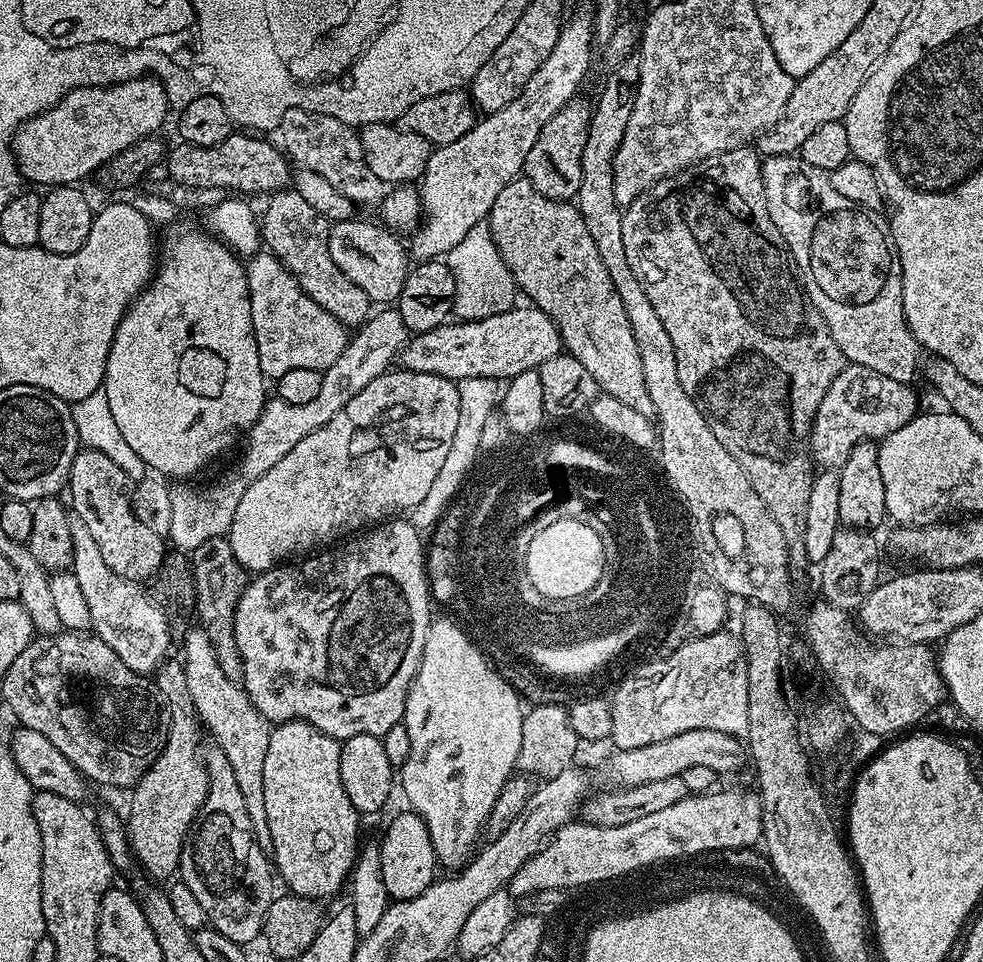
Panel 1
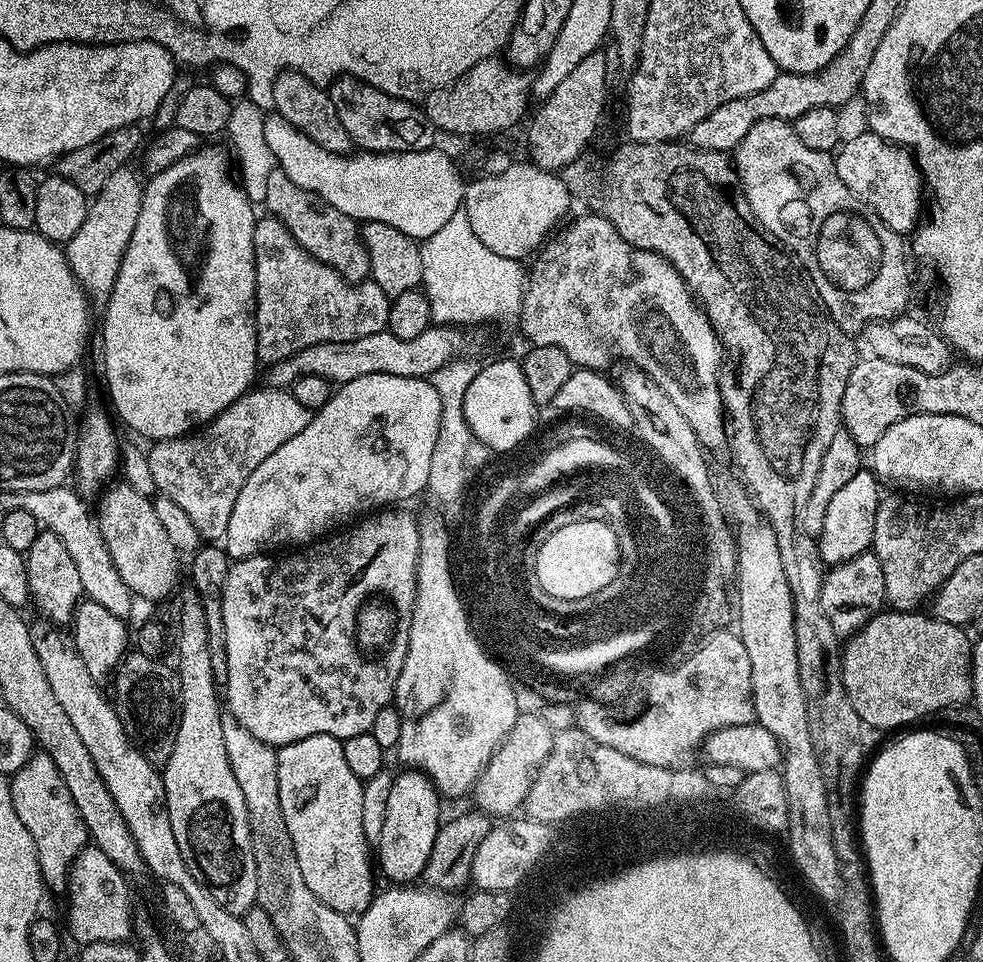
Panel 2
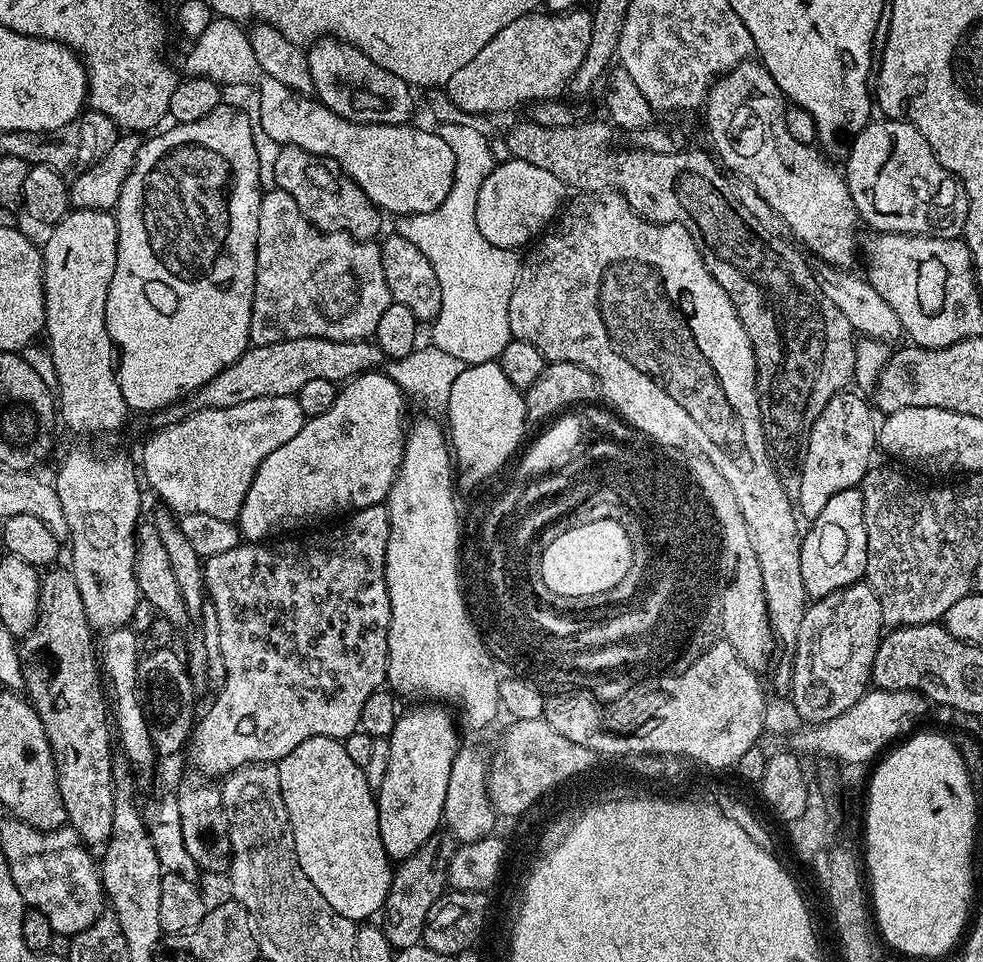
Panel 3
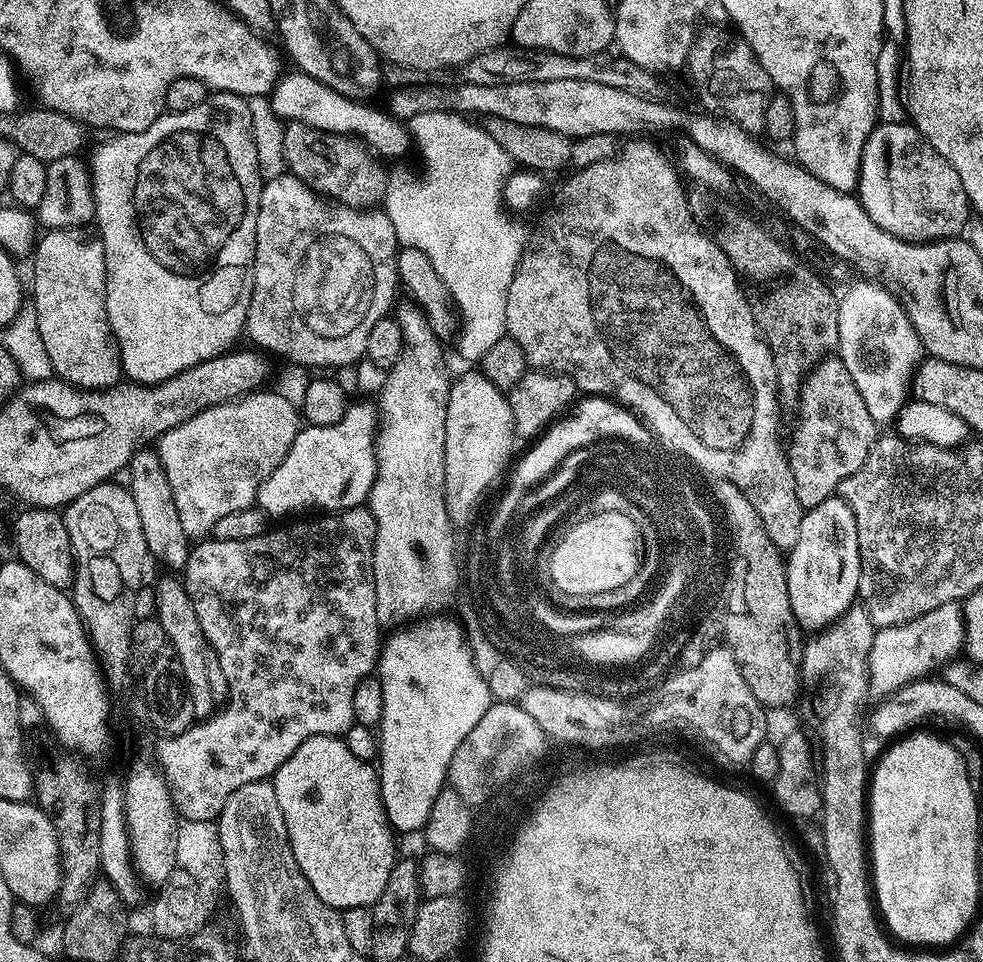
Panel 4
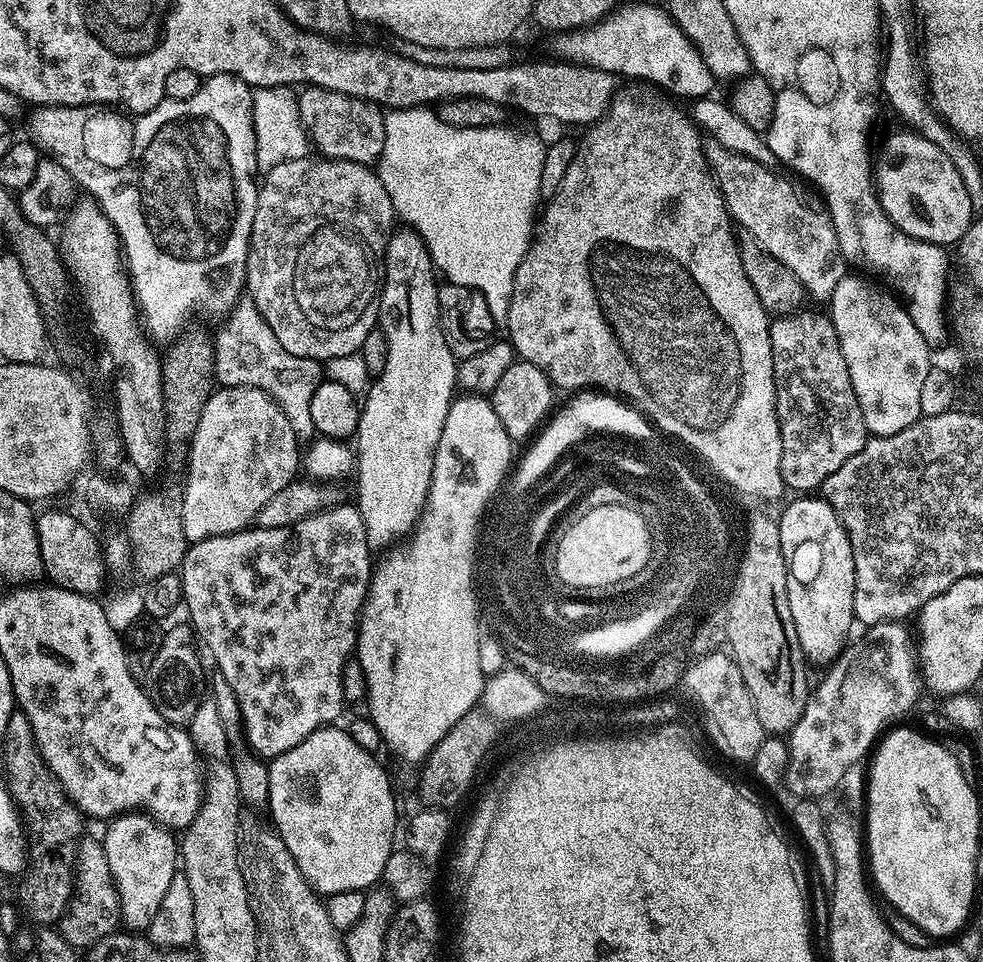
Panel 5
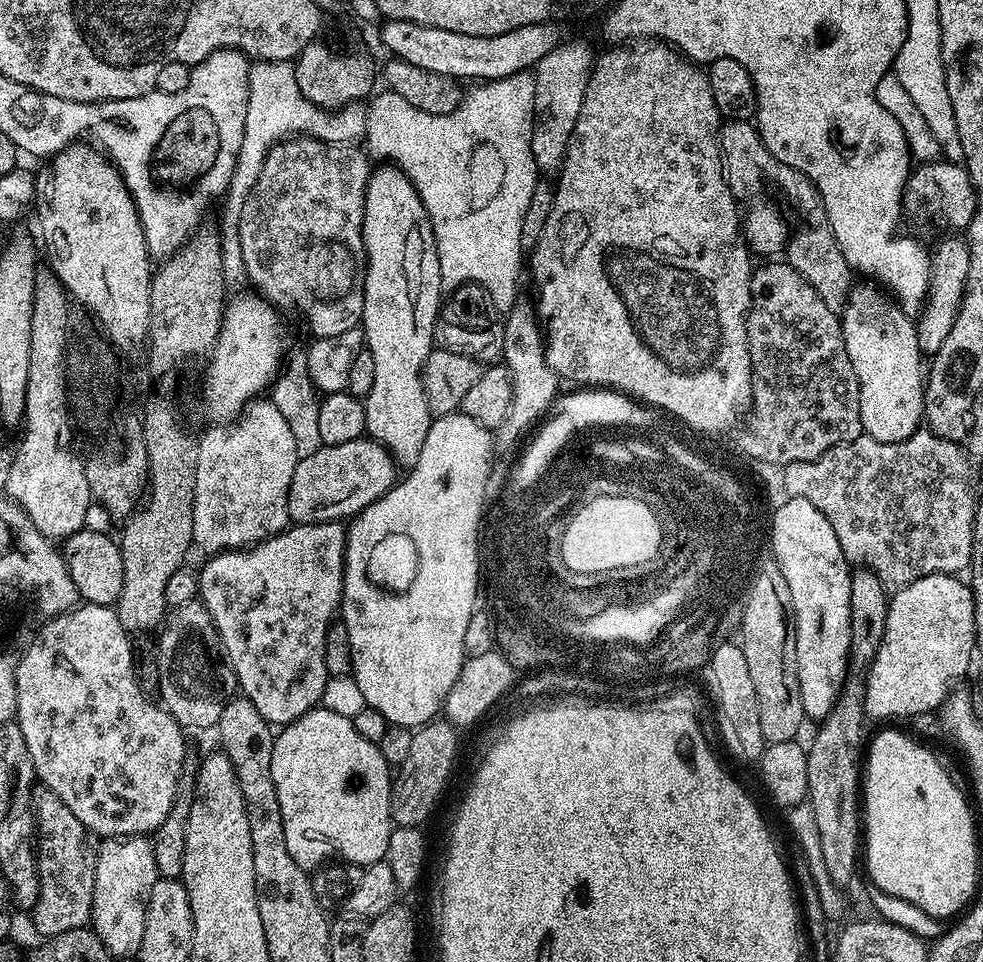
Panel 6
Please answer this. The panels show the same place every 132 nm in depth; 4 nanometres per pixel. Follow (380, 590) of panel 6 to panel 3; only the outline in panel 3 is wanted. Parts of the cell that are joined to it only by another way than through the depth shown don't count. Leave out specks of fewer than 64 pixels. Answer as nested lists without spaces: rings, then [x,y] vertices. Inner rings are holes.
[[[497,361],[470,364],[462,369],[454,386],[450,386],[446,428],[450,433],[451,451],[460,456],[454,462],[455,467],[461,468],[466,478],[471,480],[483,472],[492,472],[508,452],[516,452],[521,447],[520,439],[528,420],[524,397],[525,393],[502,374],[502,366]],[[420,702],[417,708],[405,711],[398,718],[391,736],[390,762],[386,769],[385,780],[378,789],[376,809],[378,810],[378,830],[382,838],[382,846],[389,860],[399,862],[410,858],[418,846],[433,836],[441,827],[444,819],[444,803],[446,802],[446,785],[450,782],[451,764],[458,751],[456,744],[456,728],[452,725],[452,716],[447,707],[436,702]]]

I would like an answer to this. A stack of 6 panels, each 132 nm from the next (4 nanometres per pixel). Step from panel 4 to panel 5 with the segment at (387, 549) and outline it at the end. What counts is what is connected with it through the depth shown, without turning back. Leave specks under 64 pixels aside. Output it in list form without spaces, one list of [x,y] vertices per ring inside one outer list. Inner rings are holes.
[[[404,226],[401,229],[401,232],[396,230],[389,235],[384,251],[378,331],[384,335],[386,342],[386,370],[382,370],[382,374],[371,381],[363,397],[360,421],[354,437],[354,472],[357,475],[354,504],[360,509],[362,522],[366,526],[368,546],[373,550],[387,549],[393,541],[415,527],[428,497],[438,438],[442,438],[442,426],[446,422],[448,407],[452,405],[457,391],[458,361],[440,325],[436,293],[438,273],[421,236],[413,232],[411,227]]]

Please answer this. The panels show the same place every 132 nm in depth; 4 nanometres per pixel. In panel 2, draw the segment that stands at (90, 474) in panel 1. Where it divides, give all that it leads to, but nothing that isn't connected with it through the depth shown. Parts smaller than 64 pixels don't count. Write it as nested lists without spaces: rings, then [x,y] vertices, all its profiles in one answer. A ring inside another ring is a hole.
[[[128,483],[115,484],[103,489],[99,497],[100,509],[97,507],[94,512],[102,538],[108,544],[110,558],[114,558],[114,566],[133,597],[163,602],[175,593],[172,591],[180,580],[181,557],[166,535],[158,514],[154,514],[153,501],[138,494]]]

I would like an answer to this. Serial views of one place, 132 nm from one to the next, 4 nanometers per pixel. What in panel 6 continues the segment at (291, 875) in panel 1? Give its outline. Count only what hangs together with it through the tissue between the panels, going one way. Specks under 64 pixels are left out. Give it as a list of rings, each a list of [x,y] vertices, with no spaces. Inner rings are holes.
[[[317,706],[302,714],[294,722],[283,725],[275,733],[273,742],[273,758],[270,763],[270,774],[274,778],[274,790],[278,790],[278,806],[282,810],[282,830],[286,830],[286,850],[290,850],[290,858],[298,862],[298,866],[305,870],[315,870],[327,865],[337,852],[339,859],[346,864],[359,864],[367,866],[376,864],[379,860],[385,859],[388,855],[388,843],[390,834],[394,827],[392,822],[392,785],[394,783],[393,769],[388,769],[388,760],[383,756],[381,745],[370,742],[354,730],[354,722],[351,716],[334,714],[334,710],[326,710],[322,706]]]

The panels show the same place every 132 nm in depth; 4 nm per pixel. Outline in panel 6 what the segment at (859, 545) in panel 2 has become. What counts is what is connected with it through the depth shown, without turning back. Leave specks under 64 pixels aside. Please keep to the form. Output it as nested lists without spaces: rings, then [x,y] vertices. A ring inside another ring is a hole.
[[[788,496],[785,504],[780,504],[770,516],[770,543],[776,556],[777,566],[790,586],[792,618],[796,622],[796,665],[798,666],[798,694],[802,694],[805,717],[819,722],[830,714],[830,710],[840,697],[848,675],[848,651],[850,650],[850,582],[852,572],[848,560],[834,538],[834,526],[826,522],[826,514],[818,506],[806,502],[801,496]]]

